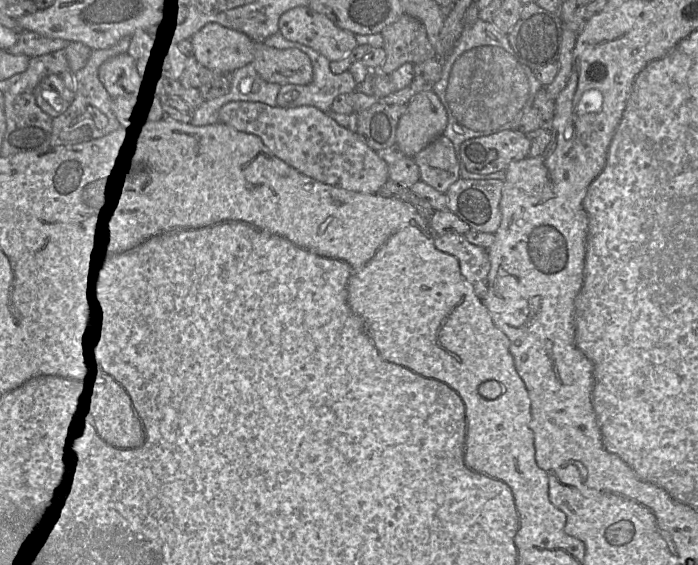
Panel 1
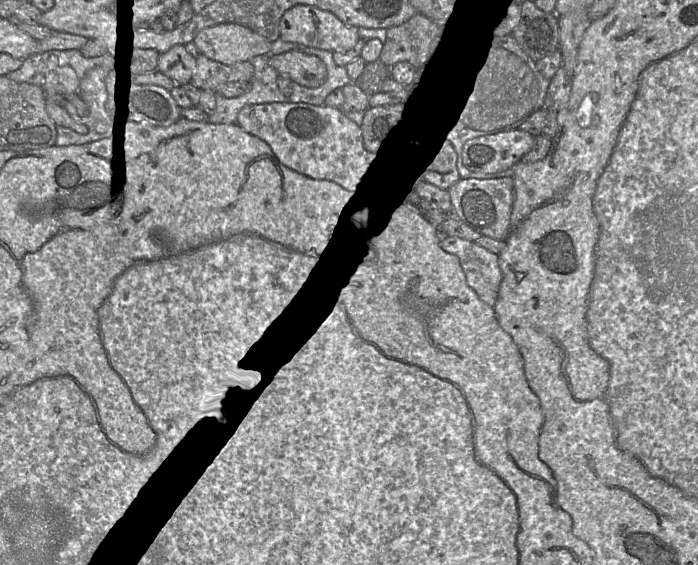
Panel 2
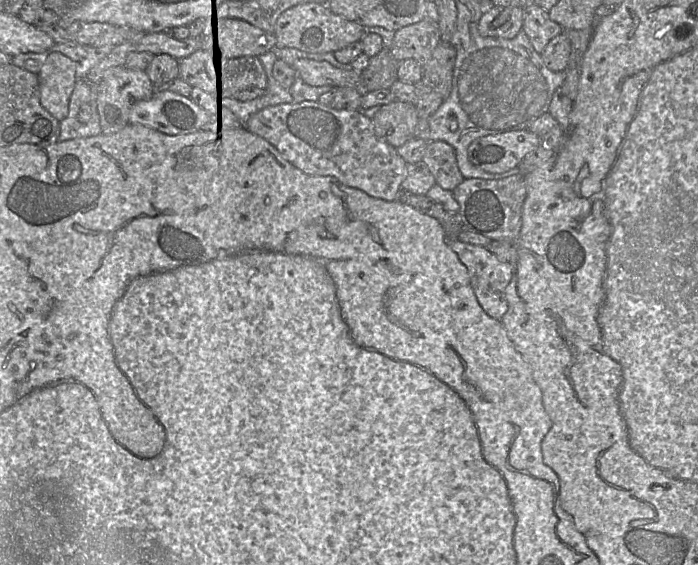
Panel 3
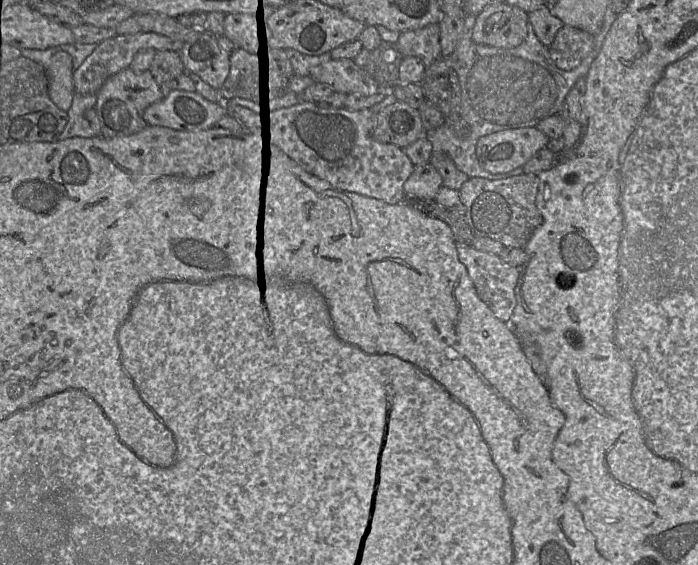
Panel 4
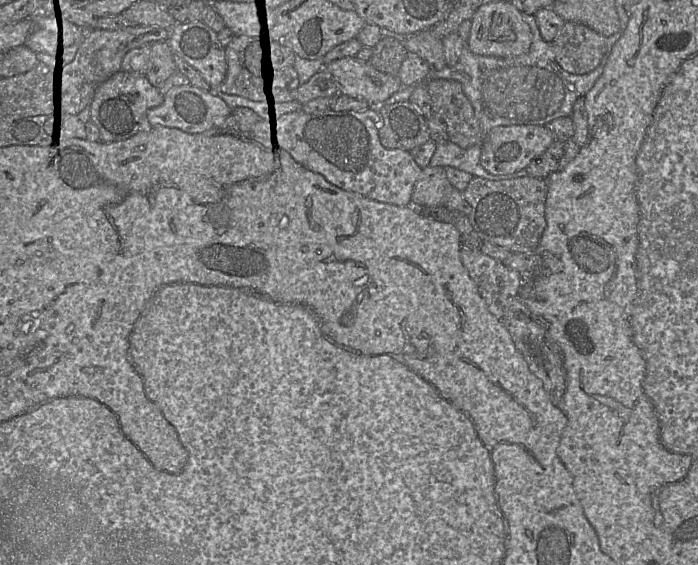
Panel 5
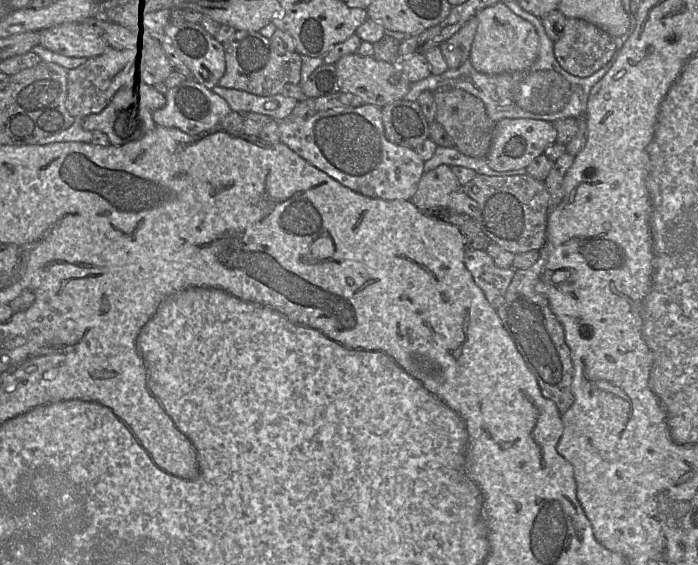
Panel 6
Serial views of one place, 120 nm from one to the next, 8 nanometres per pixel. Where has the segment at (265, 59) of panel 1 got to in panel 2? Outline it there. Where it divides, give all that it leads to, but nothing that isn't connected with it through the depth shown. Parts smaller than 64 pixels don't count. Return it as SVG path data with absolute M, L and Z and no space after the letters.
M299 51L269 56L270 65L280 77L307 87L320 87L327 79L327 67L318 57Z

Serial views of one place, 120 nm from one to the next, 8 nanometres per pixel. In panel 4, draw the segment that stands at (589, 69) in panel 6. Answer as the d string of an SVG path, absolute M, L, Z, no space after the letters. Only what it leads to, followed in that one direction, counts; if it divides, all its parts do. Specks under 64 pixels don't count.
M564 24L548 50L559 69L571 71L581 64L593 48L594 35Z

